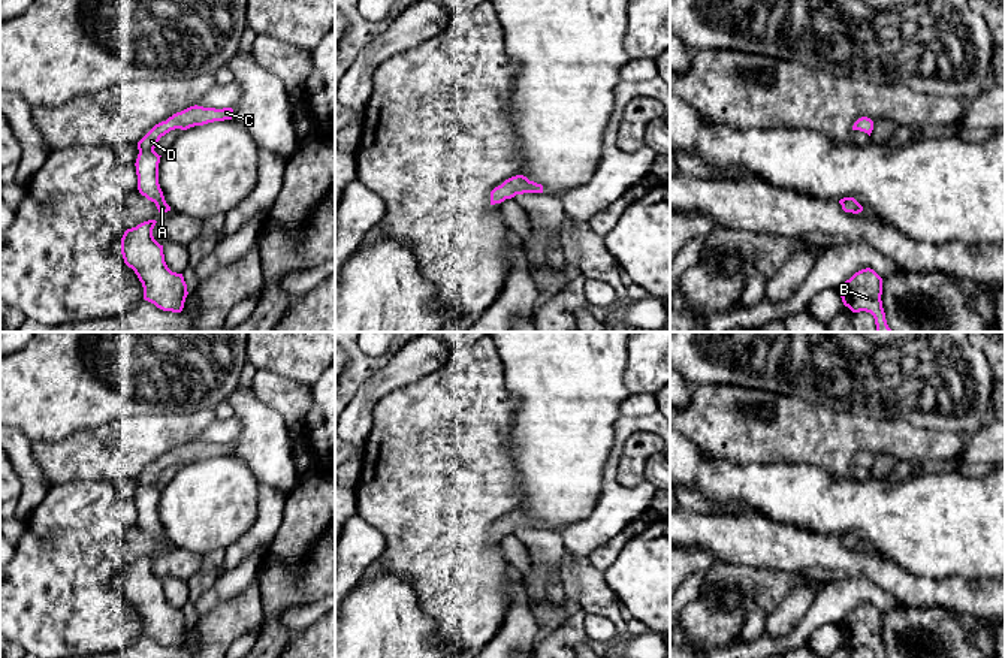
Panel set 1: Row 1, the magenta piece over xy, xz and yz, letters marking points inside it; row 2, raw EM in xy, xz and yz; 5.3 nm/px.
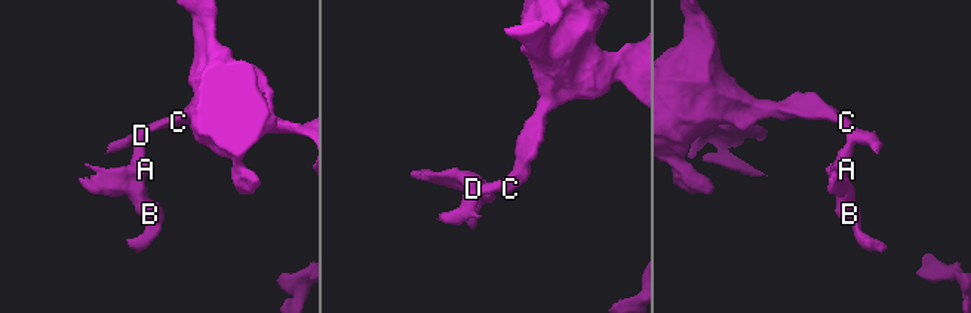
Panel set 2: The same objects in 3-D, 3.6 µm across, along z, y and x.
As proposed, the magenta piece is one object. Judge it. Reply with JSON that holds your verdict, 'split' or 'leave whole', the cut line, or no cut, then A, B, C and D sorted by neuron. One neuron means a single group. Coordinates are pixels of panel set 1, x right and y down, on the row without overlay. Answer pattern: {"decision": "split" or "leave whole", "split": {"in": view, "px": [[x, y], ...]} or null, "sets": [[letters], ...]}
{"decision": "leave whole", "split": null, "sets": [["A", "B", "C", "D"]]}

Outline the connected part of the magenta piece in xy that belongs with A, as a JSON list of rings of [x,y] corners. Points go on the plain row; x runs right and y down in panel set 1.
[[[190,441],[181,447],[173,449],[166,456],[156,459],[139,477],[138,477],[138,494],[136,494],[136,510],[138,510],[138,525],[148,535],[154,537],[159,547],[165,549],[170,546],[166,538],[163,526],[159,519],[159,498],[160,492],[154,483],[162,471],[170,465],[181,464],[187,465],[194,461],[203,461],[214,456],[232,455],[232,443],[203,443]]]

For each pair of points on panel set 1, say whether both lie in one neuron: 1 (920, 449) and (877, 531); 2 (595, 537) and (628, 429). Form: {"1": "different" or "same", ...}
{"1": "different", "2": "same"}

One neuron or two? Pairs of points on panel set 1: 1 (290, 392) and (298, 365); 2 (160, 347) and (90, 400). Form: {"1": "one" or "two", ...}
{"1": "two", "2": "one"}

